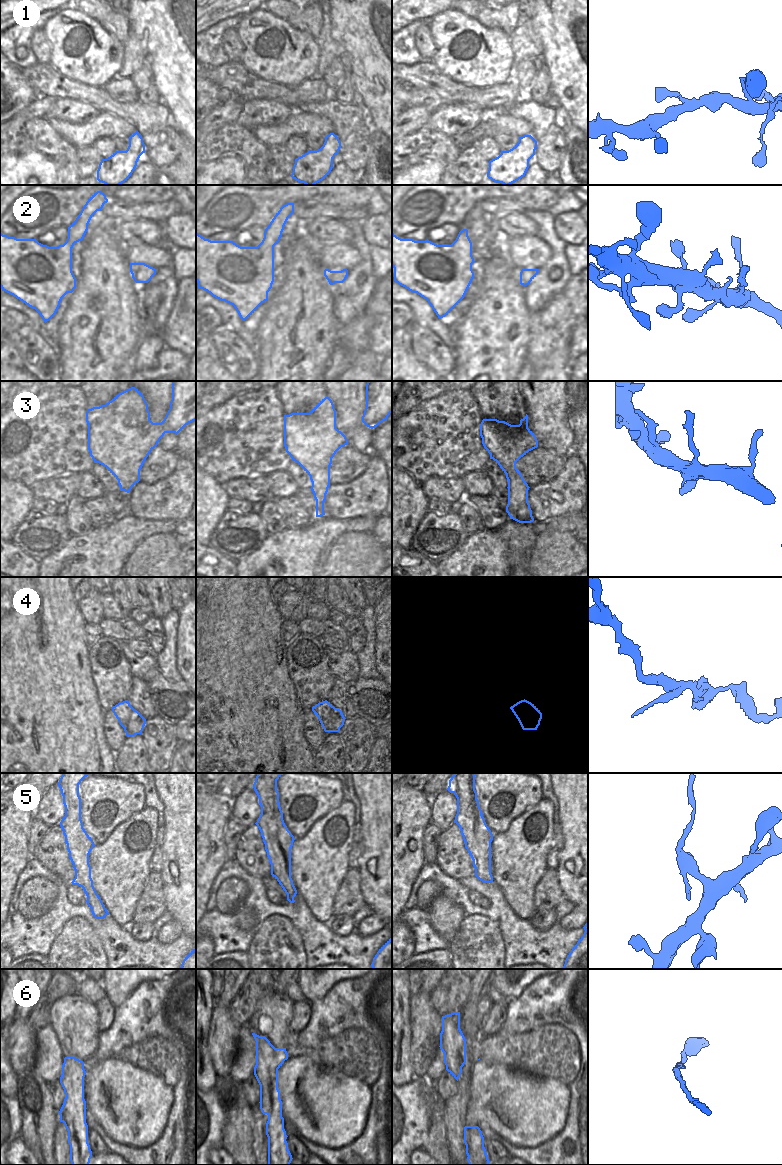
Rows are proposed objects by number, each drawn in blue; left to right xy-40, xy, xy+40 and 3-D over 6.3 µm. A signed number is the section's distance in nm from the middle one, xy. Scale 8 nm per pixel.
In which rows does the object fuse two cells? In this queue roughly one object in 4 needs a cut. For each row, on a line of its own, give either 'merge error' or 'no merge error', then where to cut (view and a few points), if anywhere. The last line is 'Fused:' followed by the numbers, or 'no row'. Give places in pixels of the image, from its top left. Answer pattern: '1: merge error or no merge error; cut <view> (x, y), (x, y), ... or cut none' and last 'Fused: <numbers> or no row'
1: no merge error; cut none
2: no merge error; cut none
3: no merge error; cut none
4: merge error; cut xy-40 (144, 721), (137, 720), (135, 722), (130, 719), (124, 728)
5: merge error; cut xy+40 (482, 816), (479, 822), (479, 831), (482, 834), (492, 835)
6: no merge error; cut none
Fused: 4, 5

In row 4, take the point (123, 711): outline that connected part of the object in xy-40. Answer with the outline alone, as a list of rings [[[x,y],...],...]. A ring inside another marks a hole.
[[[128,700],[119,702],[115,706],[113,706],[112,711],[123,728],[126,727],[126,725],[130,719],[133,719],[135,723],[139,720],[143,720],[144,725],[146,724],[146,719],[142,716],[142,714],[140,712],[135,710],[130,705]]]

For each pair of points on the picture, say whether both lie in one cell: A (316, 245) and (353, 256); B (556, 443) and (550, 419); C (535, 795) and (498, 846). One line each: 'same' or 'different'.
A: same
B: same
C: different

